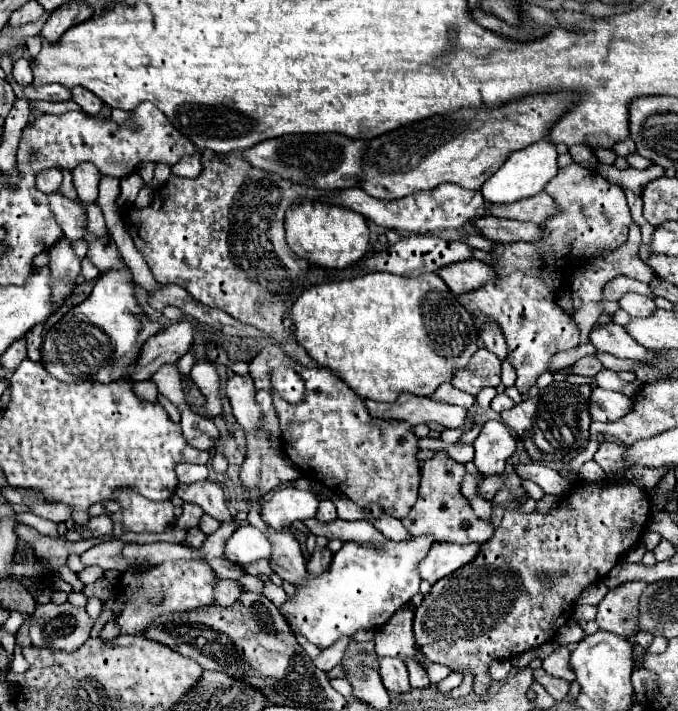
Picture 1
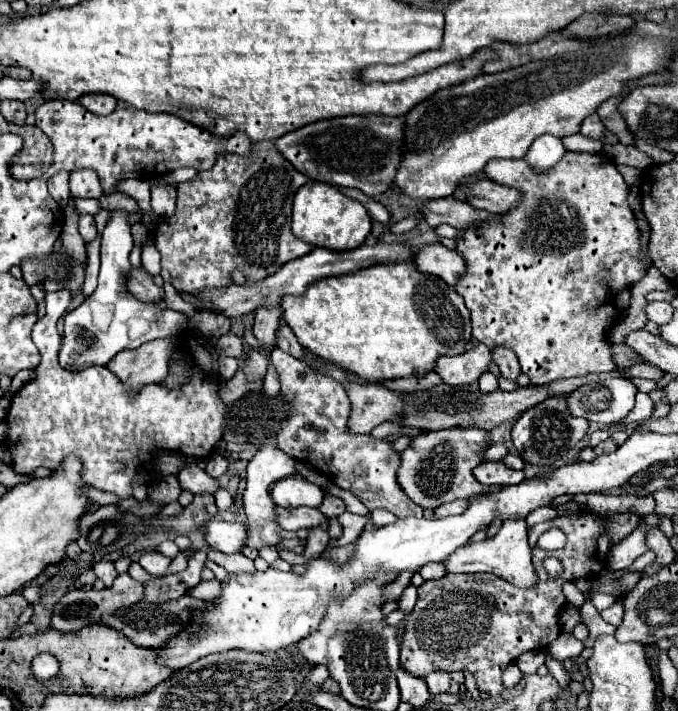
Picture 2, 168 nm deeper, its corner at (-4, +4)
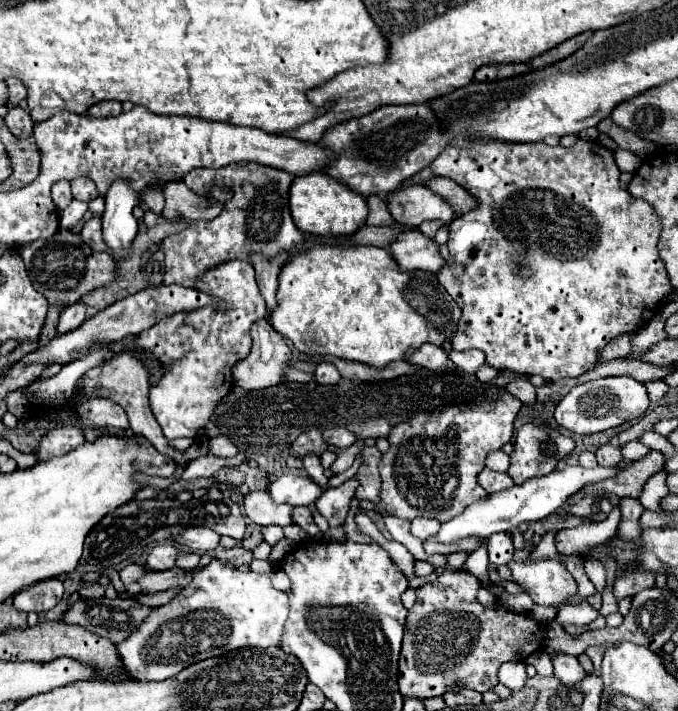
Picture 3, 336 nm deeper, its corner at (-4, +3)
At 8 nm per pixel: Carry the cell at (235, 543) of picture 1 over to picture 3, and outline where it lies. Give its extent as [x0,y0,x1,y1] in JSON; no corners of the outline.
[173,526,219,554]

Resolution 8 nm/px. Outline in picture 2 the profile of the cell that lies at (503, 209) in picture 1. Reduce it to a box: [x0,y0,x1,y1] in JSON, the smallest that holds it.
[467,179,523,215]

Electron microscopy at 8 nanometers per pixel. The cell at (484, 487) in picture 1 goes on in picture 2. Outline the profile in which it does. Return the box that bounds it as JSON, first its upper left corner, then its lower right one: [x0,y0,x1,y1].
[433,495,477,517]

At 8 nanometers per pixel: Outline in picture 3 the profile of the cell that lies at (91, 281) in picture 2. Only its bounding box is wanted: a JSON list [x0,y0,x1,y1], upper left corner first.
[57,302,87,334]

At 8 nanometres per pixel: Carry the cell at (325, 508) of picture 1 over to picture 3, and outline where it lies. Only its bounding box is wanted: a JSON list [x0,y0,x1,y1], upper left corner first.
[315,478,357,528]

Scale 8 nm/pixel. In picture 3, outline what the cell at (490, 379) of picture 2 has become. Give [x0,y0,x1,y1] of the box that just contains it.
[449,350,485,374]

